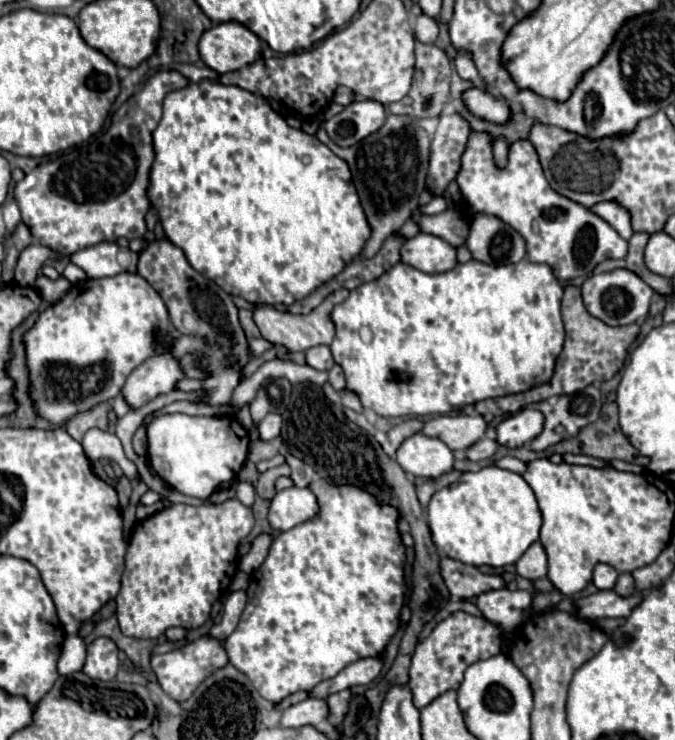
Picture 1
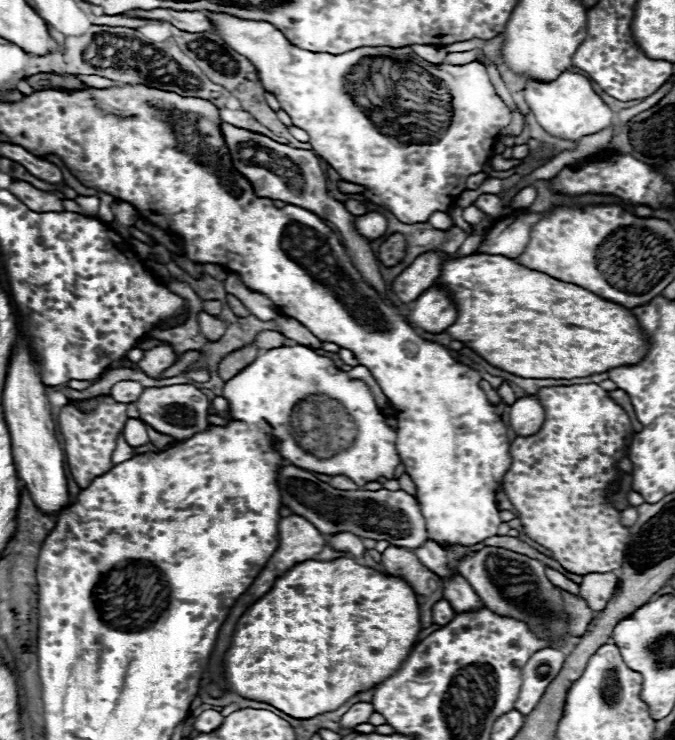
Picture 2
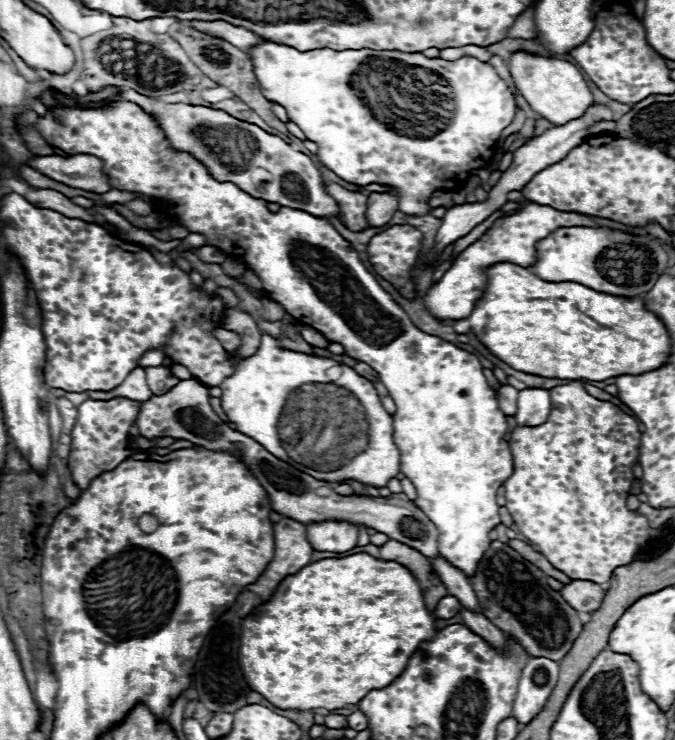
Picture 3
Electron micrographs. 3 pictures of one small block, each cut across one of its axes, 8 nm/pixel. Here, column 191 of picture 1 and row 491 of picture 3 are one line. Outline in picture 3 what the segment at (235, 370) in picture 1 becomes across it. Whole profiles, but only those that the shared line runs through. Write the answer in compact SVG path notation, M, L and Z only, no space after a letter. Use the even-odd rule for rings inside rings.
M196 378L180 380L170 392L152 396L142 402L140 414L136 420L138 434L144 436L152 448L156 448L156 438L176 438L188 440L196 446L204 446L206 450L230 452L238 460L242 460L248 470L256 476L260 486L266 490L270 506L274 512L292 518L296 522L322 522L322 520L346 520L352 524L364 524L374 528L376 532L384 532L388 538L396 538L406 546L420 550L426 558L436 558L438 552L438 528L424 516L424 512L408 500L404 494L392 494L388 498L372 498L372 496L340 496L336 494L328 482L316 480L288 462L278 460L268 450L264 450L256 440L244 436L238 430L232 430L226 422L222 422L210 406L208 386L198 382Z

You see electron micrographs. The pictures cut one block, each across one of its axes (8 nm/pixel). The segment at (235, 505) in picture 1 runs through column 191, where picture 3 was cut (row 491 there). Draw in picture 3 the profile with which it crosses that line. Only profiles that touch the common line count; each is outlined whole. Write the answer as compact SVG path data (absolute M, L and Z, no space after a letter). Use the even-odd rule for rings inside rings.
M578 380L552 388L550 396L552 412L544 424L516 426L512 430L508 444L514 472L504 482L506 508L512 514L518 532L544 554L556 570L564 572L570 580L604 584L610 580L614 568L630 564L650 540L648 518L626 506L626 496L634 480L632 466L640 456L638 422L618 406L592 398Z

